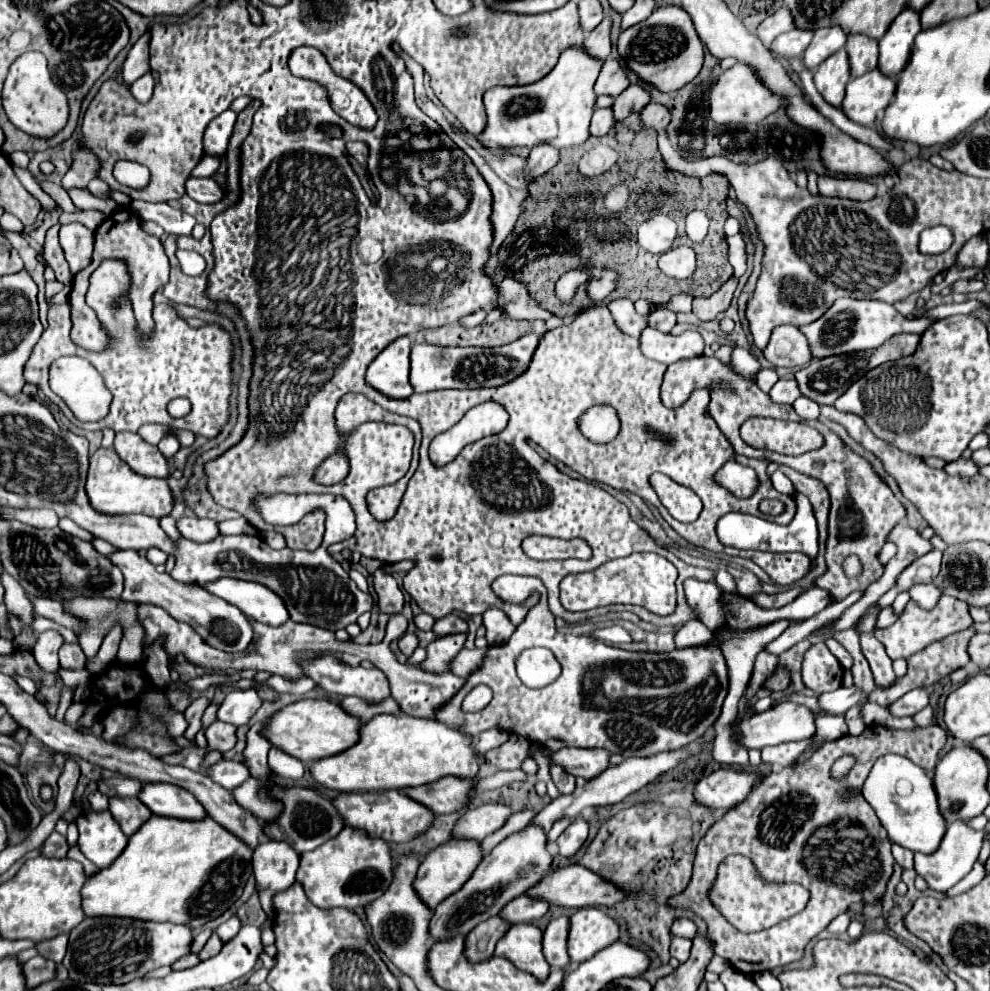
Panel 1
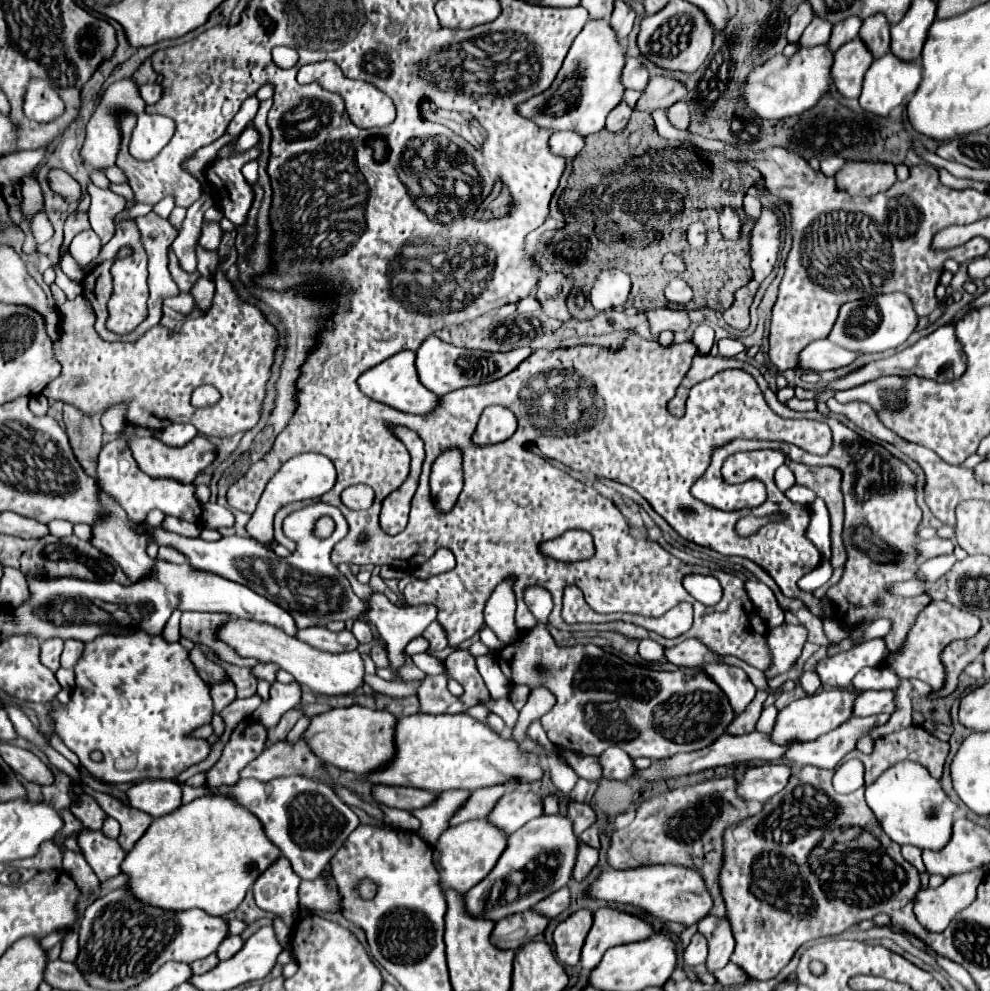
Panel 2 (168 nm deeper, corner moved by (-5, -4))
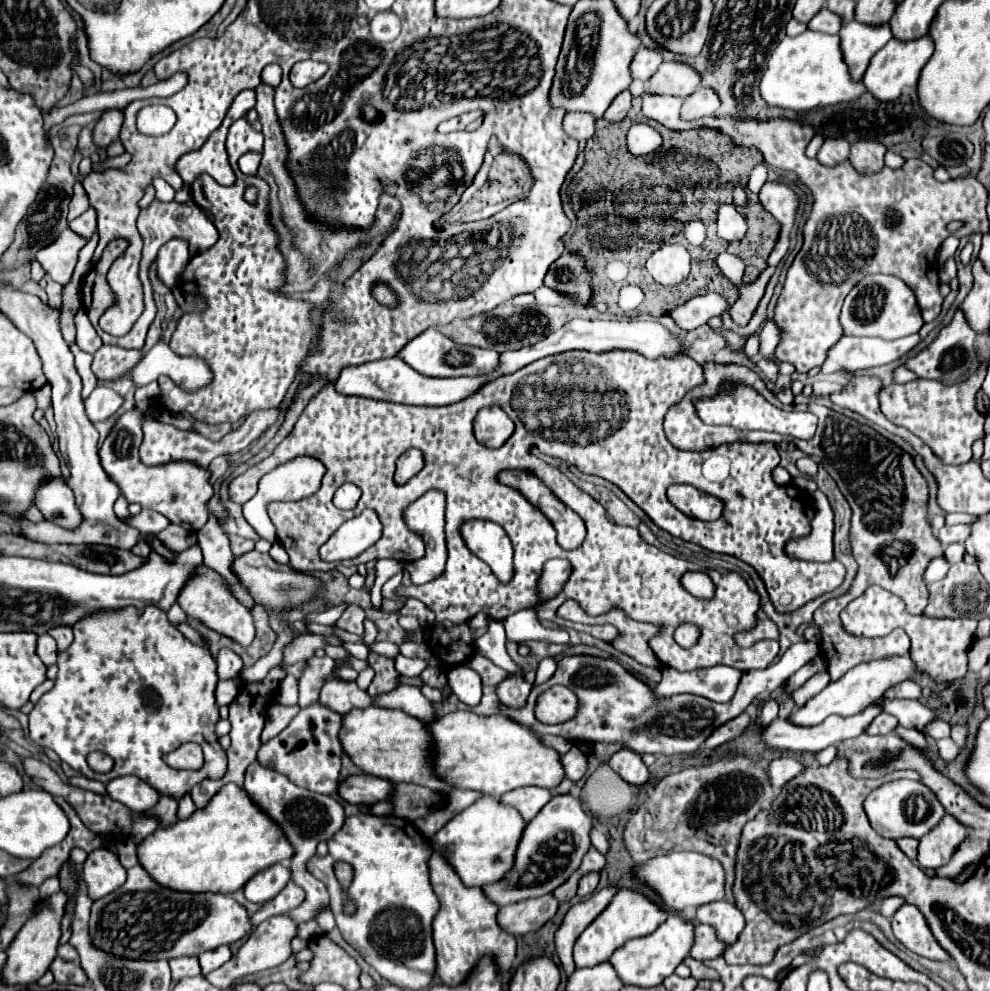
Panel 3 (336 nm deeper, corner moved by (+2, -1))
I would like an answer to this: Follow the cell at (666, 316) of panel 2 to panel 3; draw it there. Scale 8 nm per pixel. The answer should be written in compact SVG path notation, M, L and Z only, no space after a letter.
M707 293L707 295L693 297L681 307L675 307L669 315L683 331L689 331L699 325L705 325L711 317L721 317L723 313L729 311L729 307L731 305L727 303L727 299L721 297L719 293Z

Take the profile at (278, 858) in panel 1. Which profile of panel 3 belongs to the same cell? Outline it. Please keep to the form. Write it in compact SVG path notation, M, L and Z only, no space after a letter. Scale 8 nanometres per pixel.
M281 863L265 869L265 871L259 871L259 875L251 877L247 881L247 885L243 887L245 891L245 897L251 901L251 903L267 903L269 899L275 897L275 893L279 893L279 889L283 889L289 881L289 869Z

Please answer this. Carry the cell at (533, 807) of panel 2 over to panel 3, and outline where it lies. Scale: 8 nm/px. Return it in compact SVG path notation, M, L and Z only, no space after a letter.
M519 787L505 793L501 799L503 803L513 805L523 815L525 821L531 821L543 809L543 805L549 803L551 797L553 797L551 791L543 787Z

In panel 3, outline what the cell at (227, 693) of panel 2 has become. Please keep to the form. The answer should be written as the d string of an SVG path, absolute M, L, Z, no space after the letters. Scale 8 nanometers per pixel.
M225 647L225 649L219 651L219 657L217 657L217 673L219 673L219 679L237 677L241 669L243 669L243 661L241 661L241 657L233 649L227 649Z

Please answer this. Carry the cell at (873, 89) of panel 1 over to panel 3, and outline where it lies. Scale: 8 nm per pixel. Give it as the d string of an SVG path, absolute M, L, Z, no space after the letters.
M929 35L921 37L921 39L913 39L913 41L899 41L899 39L891 39L881 51L875 53L875 57L869 63L869 69L863 77L865 87L873 93L873 97L877 97L879 101L893 101L901 95L901 91L905 87L915 87L919 81L919 73L923 69L923 65L929 61L929 57L933 55L933 41Z

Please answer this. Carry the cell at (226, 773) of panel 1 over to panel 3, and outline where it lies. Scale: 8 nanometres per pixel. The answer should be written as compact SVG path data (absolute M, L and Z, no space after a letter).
M315 701L309 707L301 709L297 717L289 723L289 727L279 733L279 737L261 745L257 759L261 765L283 773L291 783L303 789L321 795L333 795L337 793L341 757L343 757L343 745L339 741L341 721L343 715L327 709L321 701Z

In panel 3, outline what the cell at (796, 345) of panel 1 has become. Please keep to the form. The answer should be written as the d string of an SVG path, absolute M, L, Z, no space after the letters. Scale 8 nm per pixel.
M919 335L885 341L877 337L843 337L827 355L823 363L823 373L835 373L837 369L869 369L893 363L907 355L917 343L921 341Z

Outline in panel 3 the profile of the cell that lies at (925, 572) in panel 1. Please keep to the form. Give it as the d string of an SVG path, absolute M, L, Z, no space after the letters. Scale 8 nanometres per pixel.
M953 543L953 545L949 545L949 547L945 549L945 559L947 559L951 565L963 561L963 555L965 555L965 547L959 545L959 543Z

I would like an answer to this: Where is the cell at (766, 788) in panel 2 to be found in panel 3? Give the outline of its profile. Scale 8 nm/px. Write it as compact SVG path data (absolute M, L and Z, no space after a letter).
M779 757L779 759L773 759L767 765L769 779L771 779L771 783L777 791L783 789L783 785L787 785L787 781L791 781L799 773L803 773L803 769L805 769L805 765L799 763L797 759L793 759L793 757Z

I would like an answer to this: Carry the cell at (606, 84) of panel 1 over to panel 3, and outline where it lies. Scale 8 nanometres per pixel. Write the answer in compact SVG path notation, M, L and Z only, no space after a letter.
M639 47L637 55L633 57L633 63L631 63L631 73L633 73L633 79L641 79L641 81L647 81L657 69L659 65L663 63L663 55L659 49L647 49L647 47Z

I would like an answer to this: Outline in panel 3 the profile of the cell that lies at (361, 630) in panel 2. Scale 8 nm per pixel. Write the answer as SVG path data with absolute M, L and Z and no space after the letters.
M349 605L345 609L345 613L341 615L340 619L337 621L337 627L349 631L349 633L355 633L359 637L363 637L365 621L365 611L359 607L359 605Z

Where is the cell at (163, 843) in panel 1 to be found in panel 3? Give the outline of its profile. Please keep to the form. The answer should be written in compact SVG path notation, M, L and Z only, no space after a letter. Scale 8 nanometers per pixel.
M225 785L205 809L145 837L137 853L139 863L159 885L187 893L235 893L255 873L291 859L293 847L283 829L251 801L243 787Z

